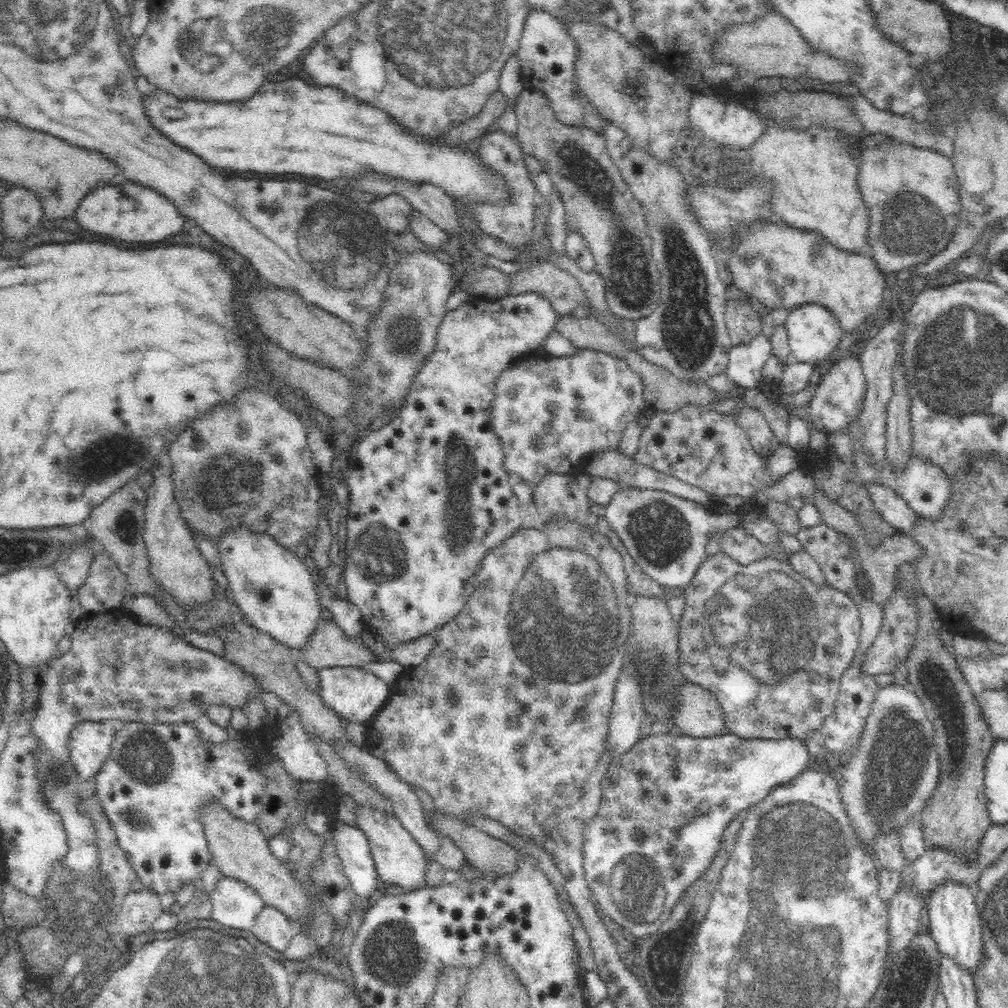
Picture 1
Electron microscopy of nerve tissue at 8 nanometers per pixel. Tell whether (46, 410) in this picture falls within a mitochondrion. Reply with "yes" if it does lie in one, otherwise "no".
no

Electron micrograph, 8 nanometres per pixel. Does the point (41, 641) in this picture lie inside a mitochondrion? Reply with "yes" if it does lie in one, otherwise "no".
no

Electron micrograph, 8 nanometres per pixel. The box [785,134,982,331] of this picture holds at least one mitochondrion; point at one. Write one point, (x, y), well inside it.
(907, 222)

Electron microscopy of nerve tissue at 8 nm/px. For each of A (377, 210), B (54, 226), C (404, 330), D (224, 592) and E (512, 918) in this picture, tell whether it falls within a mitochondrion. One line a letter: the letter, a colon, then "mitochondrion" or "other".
A: mitochondrion
B: other
C: mitochondrion
D: other
E: other

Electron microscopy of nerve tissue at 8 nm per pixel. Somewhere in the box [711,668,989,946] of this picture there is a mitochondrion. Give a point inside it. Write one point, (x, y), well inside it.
(897, 756)

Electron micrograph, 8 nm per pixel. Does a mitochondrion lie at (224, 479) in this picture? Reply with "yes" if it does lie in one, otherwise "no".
yes

